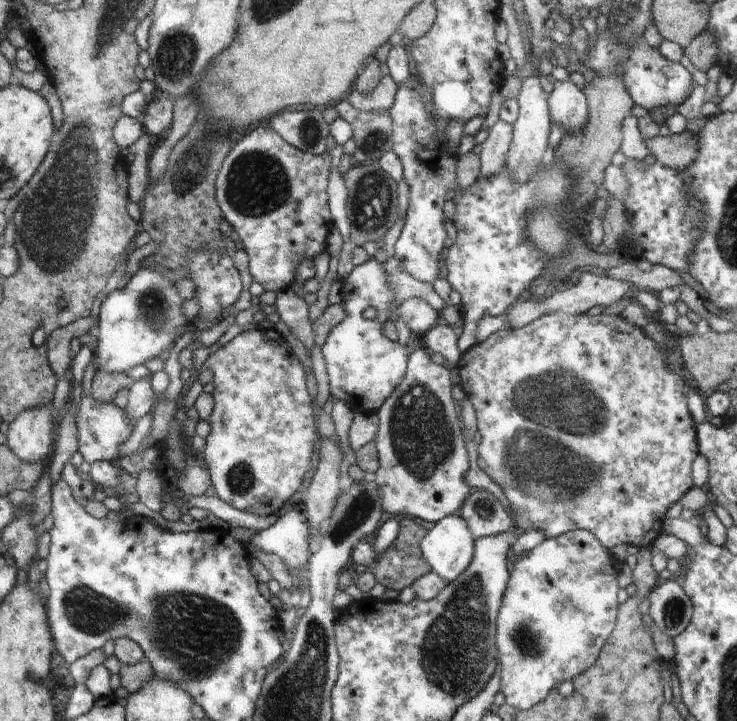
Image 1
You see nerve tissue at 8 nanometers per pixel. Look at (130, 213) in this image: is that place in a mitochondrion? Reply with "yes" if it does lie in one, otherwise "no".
no

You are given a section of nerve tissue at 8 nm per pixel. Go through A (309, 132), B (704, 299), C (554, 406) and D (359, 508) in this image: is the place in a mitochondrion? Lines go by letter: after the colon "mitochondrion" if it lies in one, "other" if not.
A: mitochondrion
B: other
C: mitochondrion
D: mitochondrion

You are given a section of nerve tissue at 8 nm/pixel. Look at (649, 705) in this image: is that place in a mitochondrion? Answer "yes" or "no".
no

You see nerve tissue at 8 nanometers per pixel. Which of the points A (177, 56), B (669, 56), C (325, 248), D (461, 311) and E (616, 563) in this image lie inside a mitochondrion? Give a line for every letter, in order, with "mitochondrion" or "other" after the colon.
A: mitochondrion
B: other
C: other
D: other
E: other

